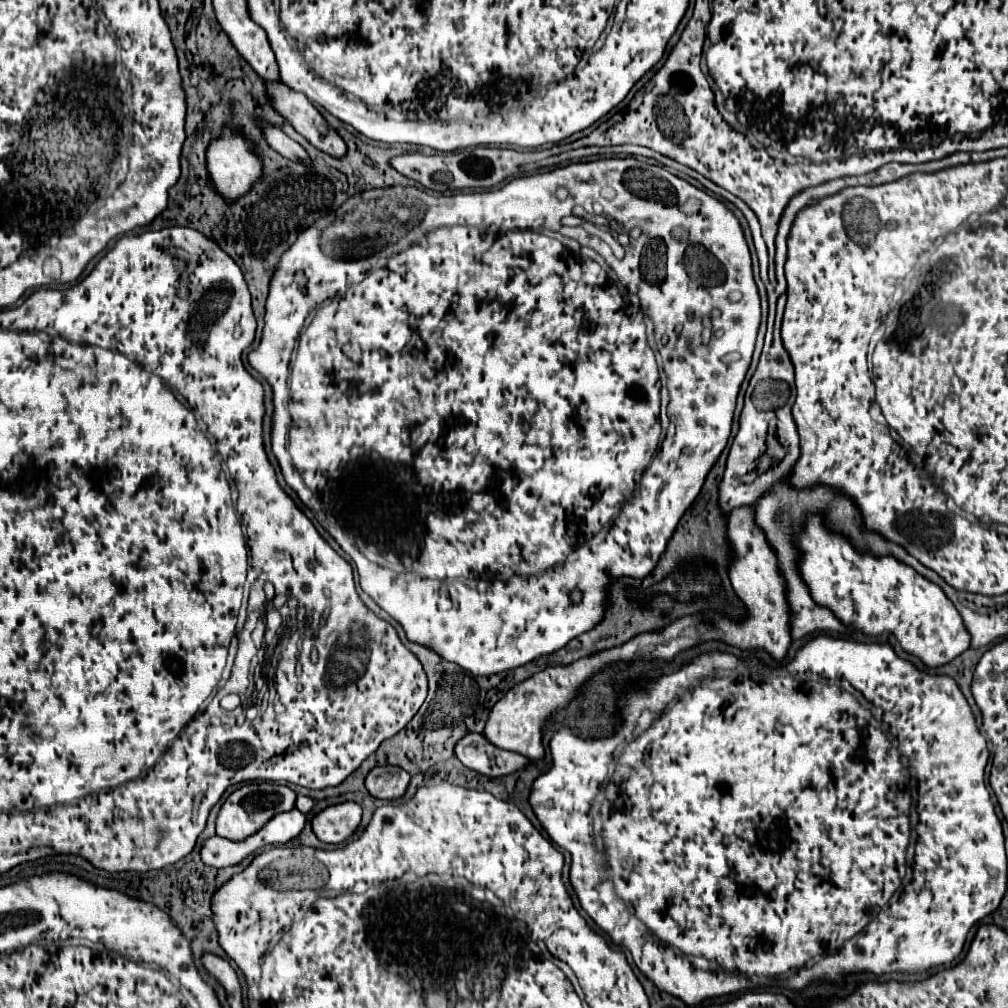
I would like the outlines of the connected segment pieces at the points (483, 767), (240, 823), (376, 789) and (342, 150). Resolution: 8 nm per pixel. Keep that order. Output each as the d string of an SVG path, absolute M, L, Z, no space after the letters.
M469 733L467 737L463 737L457 743L455 755L465 767L487 777L503 777L521 771L531 763L527 757L519 753L495 747L481 733Z
M257 781L257 783L247 783L233 791L227 801L223 803L219 817L217 817L217 835L231 839L231 841L243 841L249 835L257 833L269 819L273 819L277 813L291 811L295 807L295 791L289 789L287 785L275 783L275 781Z
M393 765L375 767L365 779L367 791L377 799L387 799L387 801L395 801L403 797L407 785L409 785L409 773Z
M267 81L267 93L273 99L273 105L279 115L283 115L297 133L301 133L309 143L313 143L313 147L337 159L347 153L347 145L341 135L333 127L329 127L323 115L313 107L313 103L309 103L303 93L293 93L293 89L289 89L287 85L271 81Z

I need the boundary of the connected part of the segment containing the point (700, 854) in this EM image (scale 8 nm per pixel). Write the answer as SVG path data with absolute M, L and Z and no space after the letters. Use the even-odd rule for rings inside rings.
M819 635L819 637L815 637L815 639L811 639L811 641L809 641L809 643L807 643L807 645L805 645L805 647L803 647L803 649L801 649L801 651L799 651L799 653L797 653L797 657L795 657L795 661L791 661L791 663L787 663L787 665L785 665L785 669L787 669L787 671L789 671L789 673L791 673L791 675L787 675L787 677L759 677L759 679L757 679L757 681L755 681L755 679L747 679L747 677L743 677L743 673L739 673L739 671L735 671L735 669L731 669L731 673L725 673L725 675L717 675L717 667L727 667L727 665L725 665L725 663L729 663L729 661L727 661L727 659L733 659L733 657L727 657L727 655L713 655L713 657L709 657L709 655L703 655L703 657L701 657L701 659L699 659L699 657L697 657L697 659L695 659L695 661L693 661L693 663L691 663L691 665L689 665L689 667L685 667L685 669L681 669L681 671L679 671L679 673L673 673L673 675L663 675L663 677L661 677L661 679L659 679L659 681L653 681L653 683L645 683L645 687L641 687L641 689L637 689L637 691L631 691L631 693L625 693L625 695L623 695L623 697L621 697L621 701L619 701L619 703L617 703L617 709L621 709L621 717L623 717L623 725L621 725L621 729L619 729L619 731L617 731L617 733L615 733L615 735L611 735L611 737L595 737L595 739L583 739L583 737L577 737L577 735L575 735L575 733L571 733L571 731L569 731L569 729L563 729L563 731L559 731L559 733L557 733L557 735L555 735L555 737L553 737L553 739L551 739L551 755L553 755L553 767L551 767L551 771L547 771L547 773L545 773L545 775L541 775L541 777L539 777L539 779L537 779L537 781L535 781L535 783L533 783L533 791L531 791L531 797L529 797L529 801L531 801L531 807L533 807L533 811L535 811L535 815L537 815L537 817L539 817L539 821L541 821L541 825L543 825L543 827L545 827L545 831L547 831L547 833L549 833L549 835L551 835L551 839L553 839L553 841L555 841L555 843L557 843L557 845L559 845L559 847L563 847L563 849L565 849L565 851L569 851L569 853L571 853L571 857L573 857L573 865L571 865L571 883L573 883L573 887L575 887L575 893L577 893L577 897L579 897L579 903L581 903L581 907L583 907L583 909L585 909L585 911L587 911L587 913L589 913L589 917L591 917L591 919L593 919L593 921L595 921L595 923L597 923L597 925L599 925L599 927L601 927L601 929L603 929L603 931L607 931L607 933L609 933L609 935L611 935L611 939L613 939L613 941L615 941L615 943L617 943L617 945L623 945L623 947L627 947L627 949L629 949L629 951L631 951L631 953L633 953L633 956L632 956L632 958L633 958L633 960L634 960L634 961L635 961L635 964L636 964L636 966L637 966L637 967L638 967L638 968L639 968L639 970L640 970L640 971L641 971L641 972L642 972L642 973L645 973L645 975L647 975L647 977L649 977L649 979L651 979L651 981L653 981L653 983L655 983L655 985L657 985L657 987L659 987L659 989L661 989L661 991L667 991L667 993L671 993L671 995L675 995L675 997L679 997L679 999L683 999L683 1001L685 1001L685 1003L687 1003L687 1005L697 1005L697 1003L699 1003L699 1001L703 1001L703 999L705 999L705 997L718 997L718 996L721 996L721 995L725 995L725 994L729 994L729 993L734 993L734 992L738 992L738 991L739 991L739 992L740 992L740 991L745 991L745 990L746 990L746 989L750 989L750 988L751 988L751 986L753 986L753 983L752 983L752 982L751 982L751 979L749 979L749 977L753 977L753 975L763 975L763 977L773 977L773 975L781 975L781 973L792 973L792 974L791 974L791 975L790 975L790 976L789 976L789 977L788 977L788 978L787 978L787 979L786 979L786 980L785 980L785 984L786 984L786 986L787 986L787 987L788 987L788 988L789 988L789 989L790 989L790 990L792 990L792 991L791 991L791 992L793 992L793 993L800 993L800 992L802 992L802 991L803 991L803 990L804 990L804 989L805 989L805 987L807 987L807 986L809 986L809 985L811 985L811 984L812 984L812 983L813 983L813 982L815 982L815 983L819 983L819 982L820 982L820 981L823 981L823 980L824 980L824 982L834 982L834 983L843 983L843 975L845 975L845 973L853 973L853 971L869 971L869 973L877 973L877 975L883 975L883 973L893 973L893 971L907 971L907 973L917 973L917 971L927 971L927 969L929 969L929 967L935 967L935 965L945 965L945 963L951 963L951 961L953 961L953 959L955 959L955 957L957 957L957 955L959 955L959 953L961 953L961 949L963 949L963 943L965 943L965 937L967 937L967 933L969 933L969 929L971 929L971 927L973 927L973 925L975 925L975 923L977 923L977 921L979 921L979 919L983 919L983 917L987 917L987 915L989 915L989 913L993 913L993 911L995 911L995 909L997 909L997 907L999 907L999 903L1001 903L1001 899L1003 899L1003 893L1005 893L1005 889L1007 889L1007 883L1005 883L1005 881L1007 881L1007 861L1005 861L1005 841L1003 841L1003 831L1001 831L1001 823L999 823L999 819L997 819L997 815L995 815L995 807L993 807L993 801L991 801L991 795L989 795L989 791L987 791L987 787L985 787L985 771L983 771L983 763L985 763L985 765L987 765L987 757L983 757L983 747L979 747L979 745L977 745L977 747L973 747L973 745L969 745L969 743L983 743L983 735L981 735L981 733L979 733L979 729L977 729L977 725L975 725L975 717L973 717L973 713L971 713L971 709L969 709L969 705L967 705L967 701L965 701L965 697L963 697L963 693L961 693L961 691L959 691L959 687L957 687L957 683L955 683L955 681L953 681L953 679L951 679L951 677L947 677L947 675L927 675L927 673L921 673L921 671L917 671L917 669L915 669L915 665L911 665L911 663L909 663L909 661L903 661L903 659L901 659L901 657L897 657L897 655L895 655L895 651L893 651L893 649L891 649L891 645L887 645L887 643L881 643L881 647L877 647L877 643L859 643L859 641L853 641L853 639L835 639L835 637L829 637L829 635ZM795 675L819 675L819 677L827 677L827 679L847 679L847 681L849 681L849 683L851 683L851 685L853 685L853 687L855 687L855 689L857 689L857 691L861 691L861 693L863 693L863 697L865 697L865 699L867 699L867 701L869 701L869 703L873 703L873 705L875 705L875 707L881 707L881 709L883 709L883 721L885 721L885 723L887 723L887 725L889 725L889 731L893 731L893 733L895 733L895 737L897 737L897 741L899 741L899 751L901 751L901 755L907 755L907 759L909 759L909 773L913 773L913 779L915 779L915 781L917 781L917 795L919 795L919 803L917 803L917 815L919 815L919 825L915 825L915 831L917 831L917 841L915 841L915 859L913 859L913 863L911 863L911 871L913 871L913 879L911 879L911 883L905 883L905 887L903 887L903 885L901 885L901 879L903 879L903 877L905 877L905 871L907 871L907 861L905 861L905 849L907 849L907 843L909 843L909 833L911 833L911 825L909 825L909 807L911 807L911 793L909 793L909 779L907 779L907 775L905 775L905 769L903 769L903 767L901 767L901 765L899 765L899 753L897 753L897 749L893 749L893 747L891 747L891 745L889 745L889 740L888 740L888 738L887 738L887 735L886 735L886 732L885 732L885 731L882 731L882 730L881 730L881 729L877 729L877 721L875 721L875 719L873 719L873 715L871 715L871 711L869 711L869 709L865 709L865 707L861 707L861 705L859 705L859 701L857 701L857 699L855 699L855 697L853 697L853 695L851 695L851 693L847 693L847 691L843 691L843 689L841 689L841 687L835 687L835 685L825 685L825 683L821 683L821 681L813 681L813 679L809 679L809 677L795 677ZM643 711L651 711L651 713L655 713L655 715L657 715L657 717L661 717L661 719L657 719L657 721L653 721L653 725L651 725L651 727L649 727L649 731L647 731L647 733L641 733L641 735L639 735L639 731L641 731L641 727L639 727L639 717L641 717L641 713L643 713ZM625 743L629 743L629 745L627 745L627 747L625 747L625 751L623 751L623 755L621 755L621 757L619 757L619 759L617 759L617 763L615 763L615 773L613 773L613 783L615 783L615 785L617 785L617 799L615 799L615 801L613 801L613 807L611 807L611 815L609 815L609 817L605 817L605 819L603 819L603 847L605 847L605 853L603 853L603 851L601 851L601 849L599 849L599 847L597 847L597 843L595 843L595 839L593 839L593 825L591 825L591 817L589 817L589 809L591 809L591 803L593 803L593 799L595 799L595 797L597 797L597 793L599 793L599 787L601 787L601 783L603 783L603 781L605 781L605 779L607 779L607 771L609 771L609 763L611 763L611 759L613 759L613 753L615 753L615 749L617 749L617 747L619 747L619 745L625 745ZM605 857L607 857L607 861L609 861L609 879L613 879L613 883L615 883L615 891L617 891L617 897L621 897L621 899L623 899L623 901L625 901L625 903L623 903L623 901L619 901L619 899L617 899L617 898L616 898L616 897L614 897L614 896L613 896L613 897L609 897L609 892L605 892L605 884L604 884L604 882L605 882L605 881L606 881L606 880L607 880L607 879L608 879L608 878L607 878L607 869L608 869L608 867L607 867L607 863L605 863ZM901 887L903 887L903 891L901 891L901 895L899 895L899 899L897 899L897 901L895 901L895 903L893 903L893 905L889 905L889 901L891 901L891 897L893 897L893 895L895 895L895 893L899 893L899 889L901 889ZM823 953L833 953L833 955L825 955L825 959L823 959L823 957L821 957L821 959L819 959L819 961L817 961L817 963L813 963L813 965L811 965L811 964L810 964L810 965L809 965L809 966L808 966L808 967L807 967L807 966L805 966L805 963L807 963L807 961L809 961L809 959L813 959L813 957L817 957L817 955L823 955ZM687 955L701 955L701 957L705 957L705 959L709 959L709 961L715 961L715 963L717 963L717 965L719 965L719 967L723 967L723 969L729 969L729 971L723 971L723 973L719 973L719 971L703 971L703 969L695 969L695 967L693 967L693 965L691 965L691 963L689 963L689 959L687 959Z

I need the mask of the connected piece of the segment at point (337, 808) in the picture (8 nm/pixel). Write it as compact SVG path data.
M345 801L339 805L331 805L315 815L313 831L323 843L343 843L347 841L361 823L361 805L353 801Z

